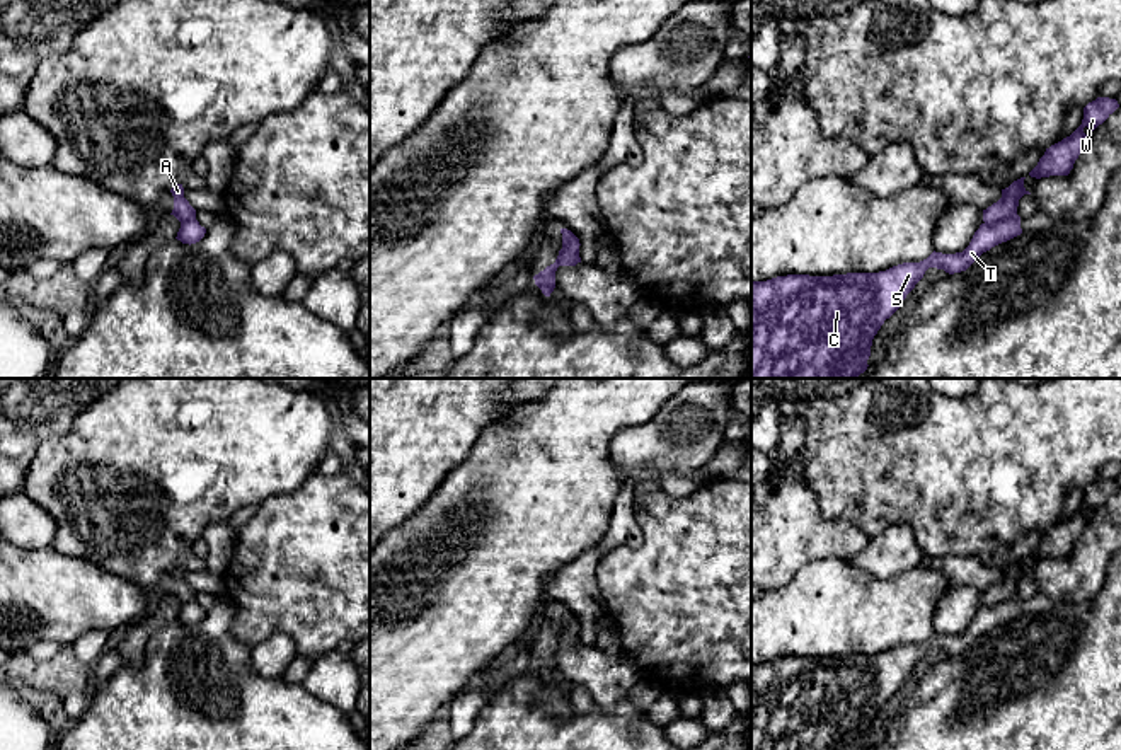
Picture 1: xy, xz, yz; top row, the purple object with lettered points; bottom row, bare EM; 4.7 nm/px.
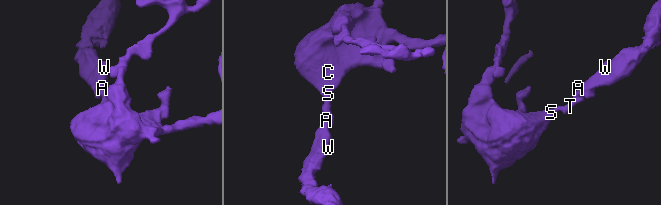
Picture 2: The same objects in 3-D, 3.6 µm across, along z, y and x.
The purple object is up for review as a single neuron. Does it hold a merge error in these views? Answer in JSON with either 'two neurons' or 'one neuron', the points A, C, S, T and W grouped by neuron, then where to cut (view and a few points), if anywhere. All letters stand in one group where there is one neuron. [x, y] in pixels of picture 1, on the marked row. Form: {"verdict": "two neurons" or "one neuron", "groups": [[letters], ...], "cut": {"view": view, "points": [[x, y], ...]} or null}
{"verdict": "two neurons", "groups": [["A", "W"], ["C", "S", "T"]], "cut": {"view": "yz", "points": [[1017, 215], [985, 224]]}}

